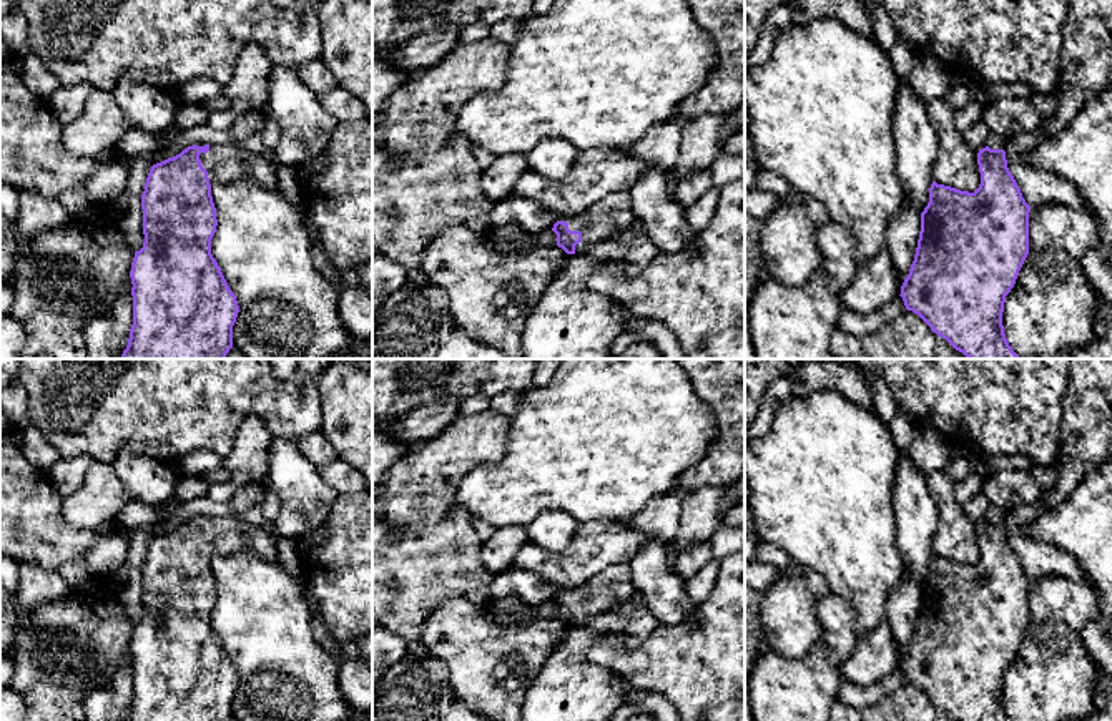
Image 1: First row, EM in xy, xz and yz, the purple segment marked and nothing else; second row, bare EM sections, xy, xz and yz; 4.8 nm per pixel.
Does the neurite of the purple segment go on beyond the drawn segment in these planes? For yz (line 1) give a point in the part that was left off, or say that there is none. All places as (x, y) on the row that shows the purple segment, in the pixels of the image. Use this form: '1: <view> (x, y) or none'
1: none

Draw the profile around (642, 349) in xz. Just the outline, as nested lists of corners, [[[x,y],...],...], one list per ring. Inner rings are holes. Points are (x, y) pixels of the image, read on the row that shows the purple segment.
[[[637,341],[617,359],[663,359],[662,352],[650,341]]]

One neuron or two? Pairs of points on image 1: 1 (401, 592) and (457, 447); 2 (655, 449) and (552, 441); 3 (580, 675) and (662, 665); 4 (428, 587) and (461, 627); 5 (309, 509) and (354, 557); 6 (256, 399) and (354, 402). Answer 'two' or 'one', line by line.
1: one
2: one
3: two
4: two
5: two
6: two

